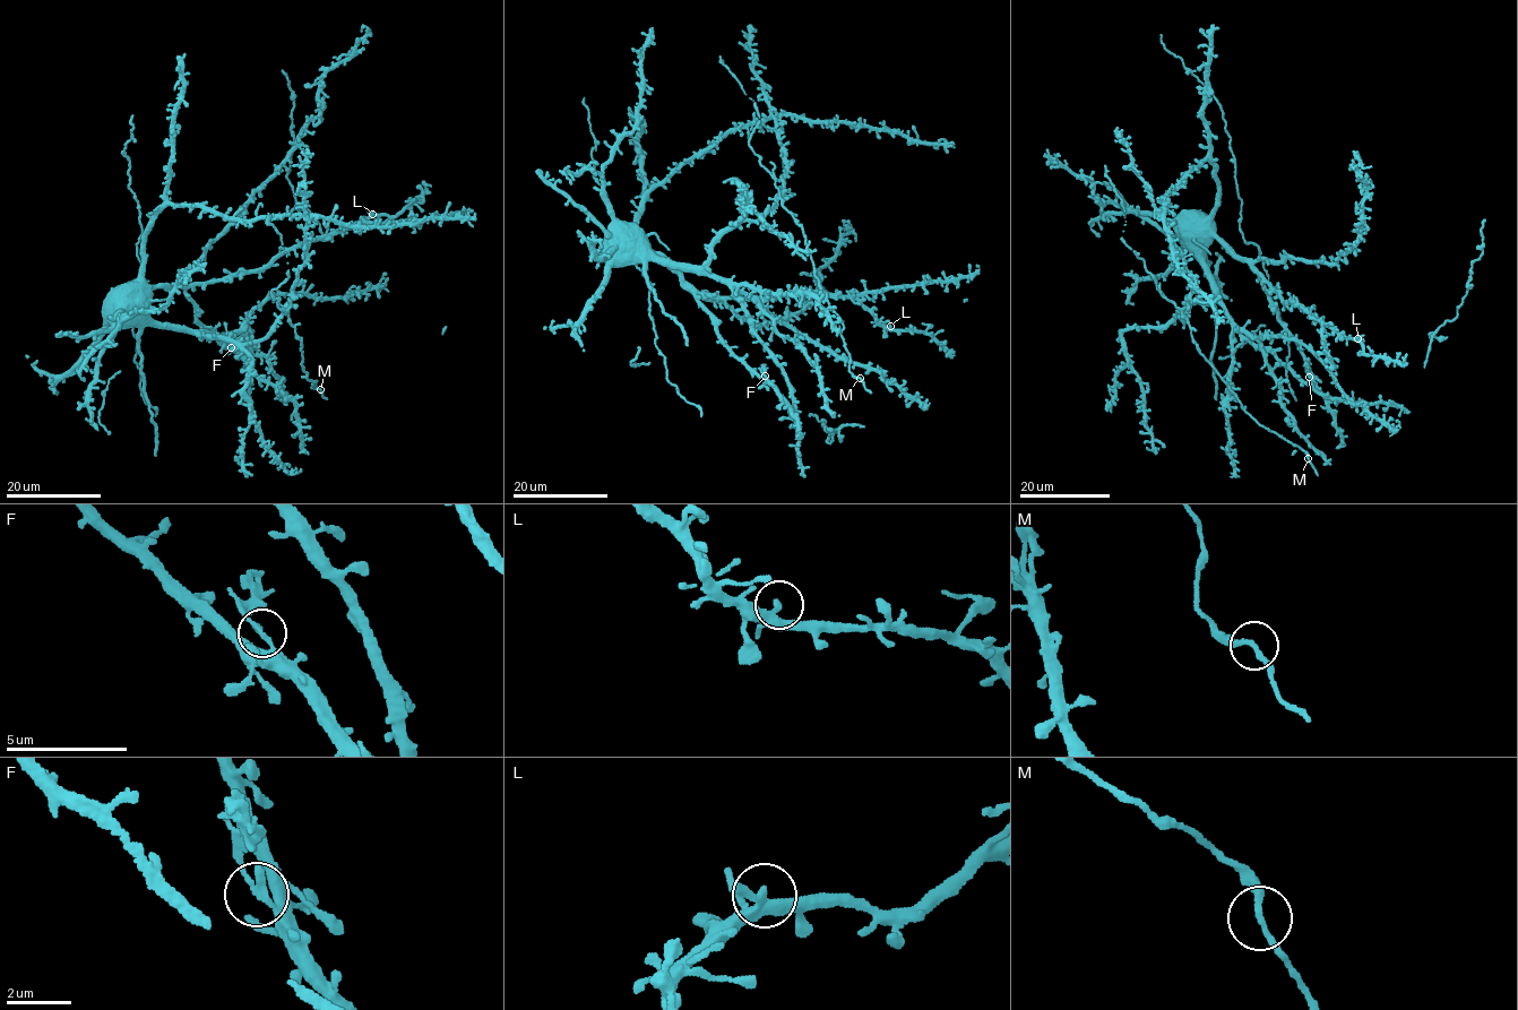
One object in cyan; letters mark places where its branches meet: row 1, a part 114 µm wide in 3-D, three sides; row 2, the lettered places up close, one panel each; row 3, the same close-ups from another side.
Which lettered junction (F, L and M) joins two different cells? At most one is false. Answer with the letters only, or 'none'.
F

